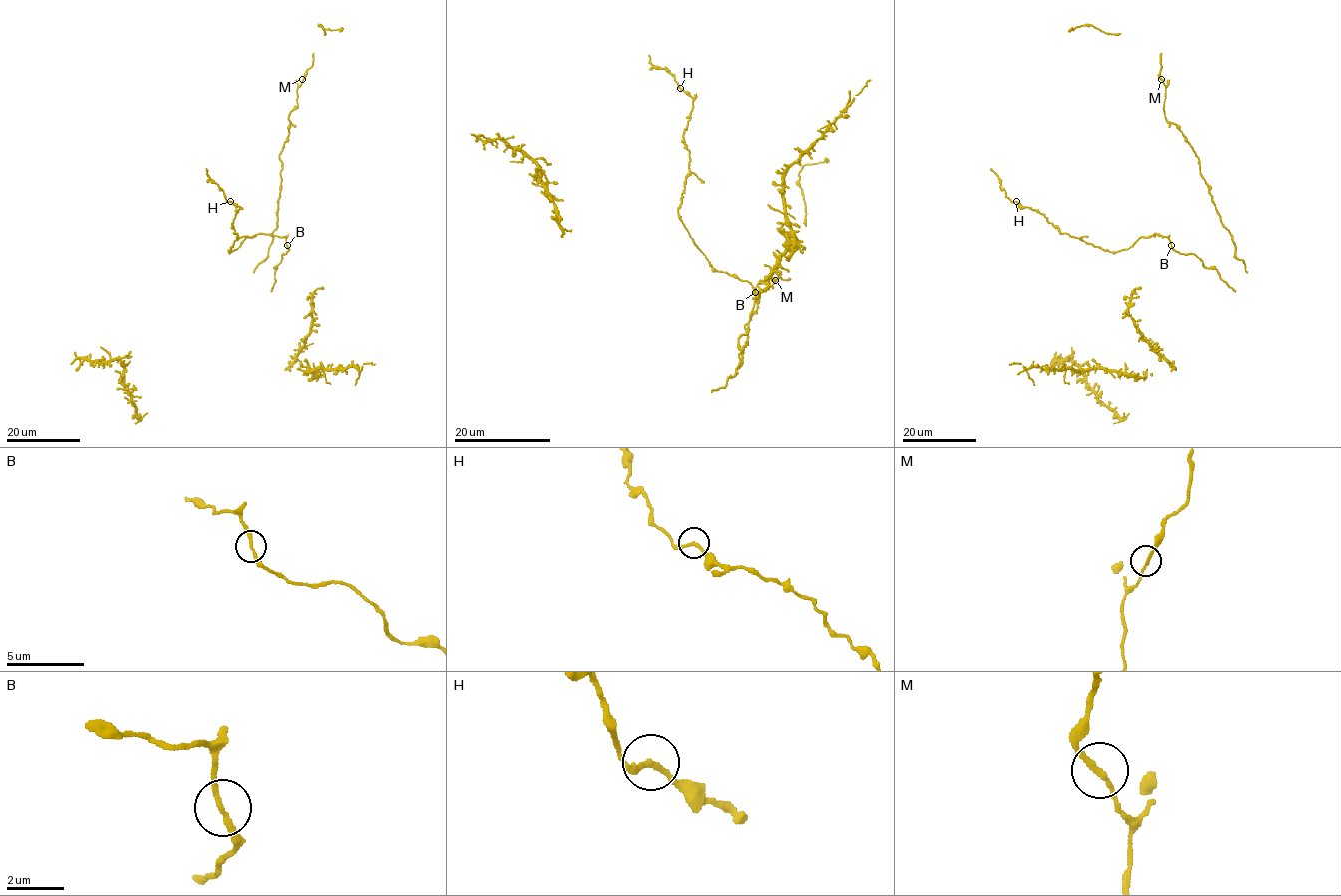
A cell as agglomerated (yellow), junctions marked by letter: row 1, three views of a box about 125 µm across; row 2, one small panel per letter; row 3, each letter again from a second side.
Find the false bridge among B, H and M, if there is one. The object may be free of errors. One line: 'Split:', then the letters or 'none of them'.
Split: none of them

